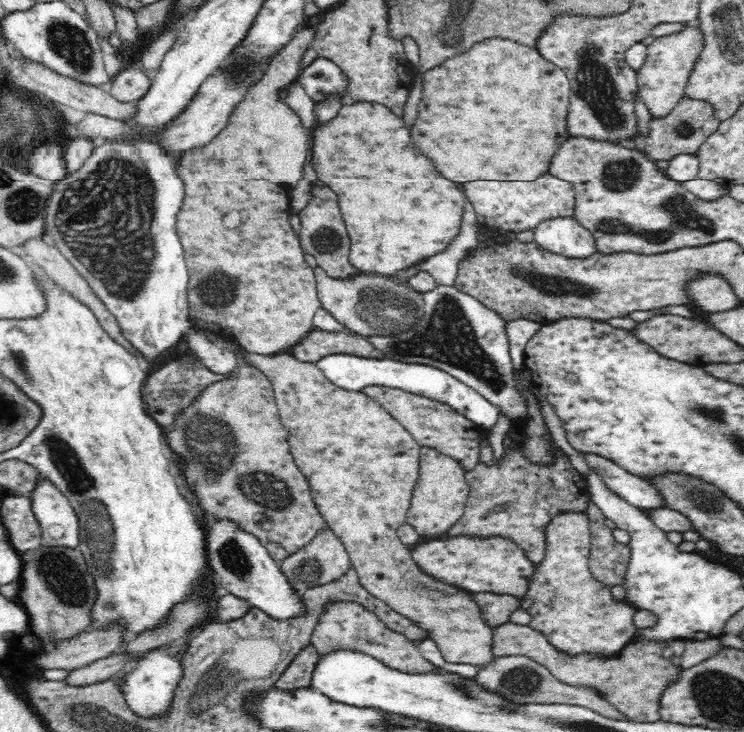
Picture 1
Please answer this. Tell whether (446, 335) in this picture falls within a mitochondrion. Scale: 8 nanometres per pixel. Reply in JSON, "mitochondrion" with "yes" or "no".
{"mitochondrion":"yes"}

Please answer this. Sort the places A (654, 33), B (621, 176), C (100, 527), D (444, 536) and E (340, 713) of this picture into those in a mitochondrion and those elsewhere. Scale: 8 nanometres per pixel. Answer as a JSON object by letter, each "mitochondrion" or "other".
{"A":"other","B":"mitochondrion","C":"mitochondrion","D":"other","E":"other"}

